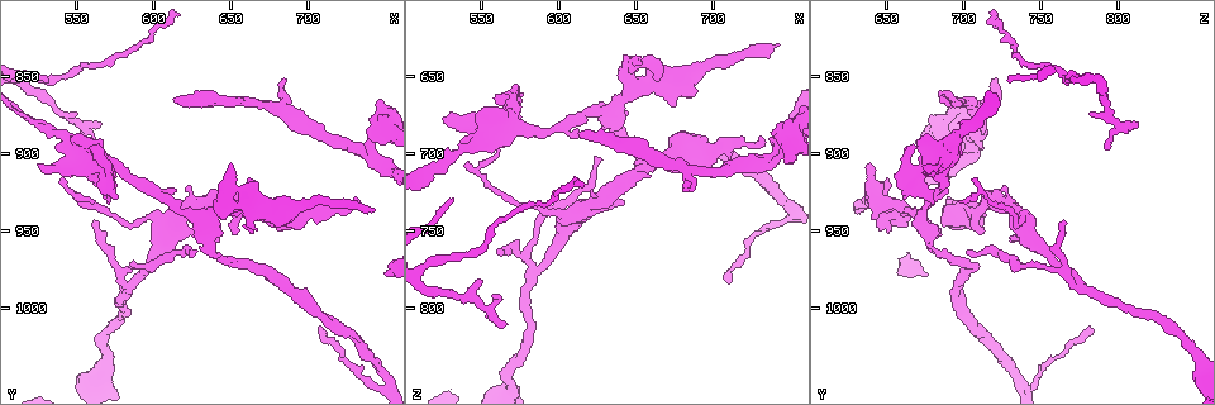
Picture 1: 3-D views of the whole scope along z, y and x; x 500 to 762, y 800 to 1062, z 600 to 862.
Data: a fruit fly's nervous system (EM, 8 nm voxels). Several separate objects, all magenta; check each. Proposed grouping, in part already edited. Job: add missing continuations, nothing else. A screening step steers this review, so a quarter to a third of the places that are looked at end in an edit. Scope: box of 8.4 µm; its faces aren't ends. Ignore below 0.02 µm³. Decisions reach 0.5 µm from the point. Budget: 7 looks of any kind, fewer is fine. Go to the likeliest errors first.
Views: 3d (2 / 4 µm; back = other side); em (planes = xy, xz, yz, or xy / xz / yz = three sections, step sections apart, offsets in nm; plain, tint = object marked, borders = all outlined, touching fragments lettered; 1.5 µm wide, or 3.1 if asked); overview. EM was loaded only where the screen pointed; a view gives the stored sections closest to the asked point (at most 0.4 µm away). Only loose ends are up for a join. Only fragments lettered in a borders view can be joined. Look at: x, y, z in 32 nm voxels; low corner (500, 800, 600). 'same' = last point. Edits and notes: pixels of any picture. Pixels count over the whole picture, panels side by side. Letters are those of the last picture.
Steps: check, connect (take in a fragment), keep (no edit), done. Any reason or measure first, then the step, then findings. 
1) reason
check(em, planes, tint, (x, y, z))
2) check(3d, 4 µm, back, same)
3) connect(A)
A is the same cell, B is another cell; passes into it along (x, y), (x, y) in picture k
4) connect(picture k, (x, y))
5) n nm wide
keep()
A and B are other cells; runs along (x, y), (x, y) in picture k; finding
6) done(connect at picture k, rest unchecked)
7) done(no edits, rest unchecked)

tapers out
check(3d, 4 µm, (742, 938, 628))

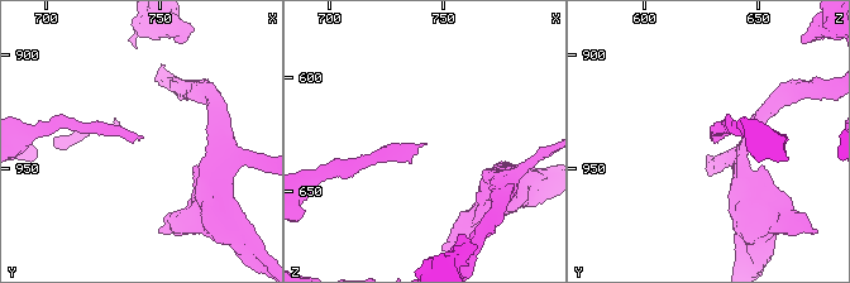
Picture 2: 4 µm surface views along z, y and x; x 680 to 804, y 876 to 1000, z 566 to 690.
shape alone is not enough
check(em, yz, step 4, borders, (743, 937, 629))

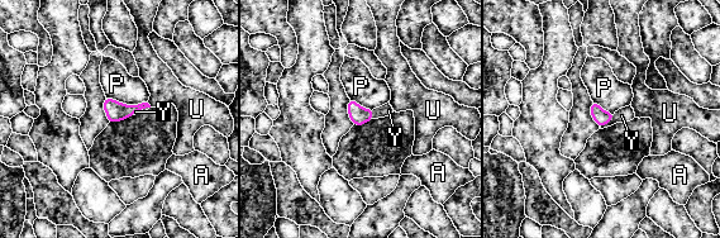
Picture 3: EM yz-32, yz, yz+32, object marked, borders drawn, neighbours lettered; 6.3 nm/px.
P touches over 260 nm
connect(Y)
Y is the same cell, A, P and U are other cells; passes into it along (600, 117), (609, 120), (625, 114) in picture 3; it goes on there

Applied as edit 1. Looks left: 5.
branch stops here
check(3d, 2 µm, (732, 926, 690))

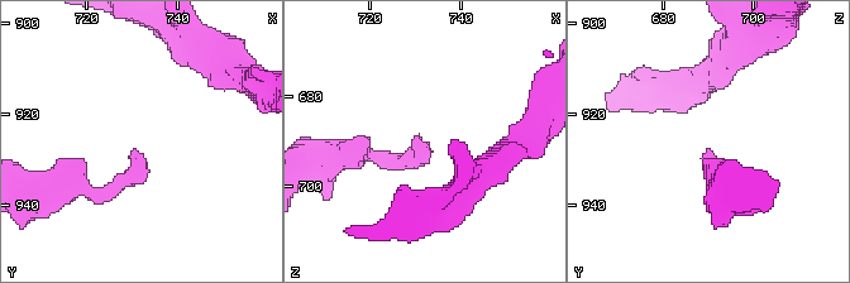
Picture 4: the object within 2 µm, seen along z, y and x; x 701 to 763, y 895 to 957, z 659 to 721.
shape alone is not enough
check(em, xz, step 4, tint, (731, 928, 691))

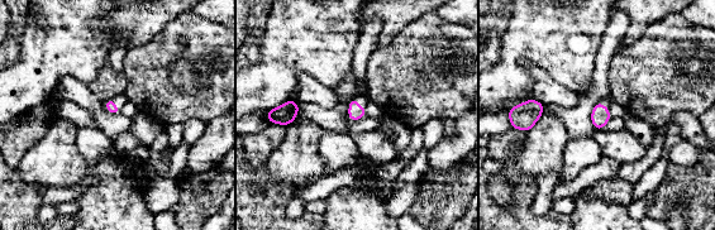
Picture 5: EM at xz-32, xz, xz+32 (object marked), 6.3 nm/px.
check(em, planes, borders, same)

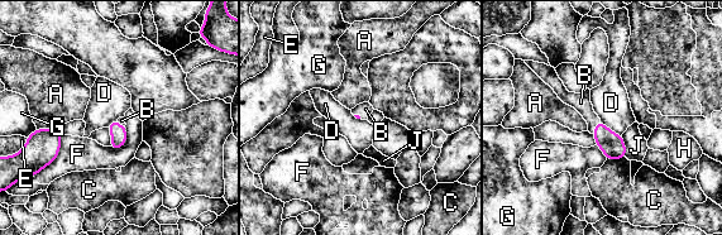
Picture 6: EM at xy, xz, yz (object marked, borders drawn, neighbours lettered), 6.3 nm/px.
F touches over 240 nm
connect(B)
B is the same cell, A, C, D, E, F, G, H and J are other cells; passes into it along (612, 144), (594, 126), (581, 102) in picture 6; the neuron continues

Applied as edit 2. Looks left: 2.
thin end
check(em, yz, step 4, borders, (614, 864, 688))

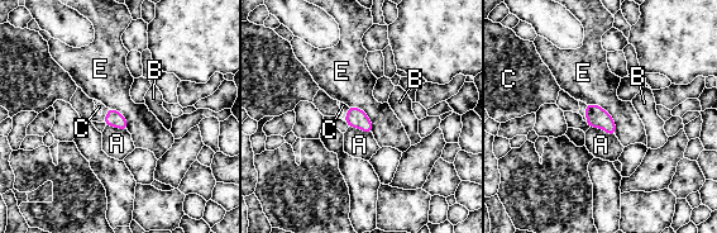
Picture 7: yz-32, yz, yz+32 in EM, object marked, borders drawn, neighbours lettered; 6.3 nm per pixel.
100 nm wide
connect(C)
C is the same cell, A, B and E are other cells; passes into it along (114, 118), (106, 114), (99, 107) in picture 7; it goes on there

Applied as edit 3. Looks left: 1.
done(connect at picture 3, connect at picture 6, connect at picture 7, rest unchecked)

